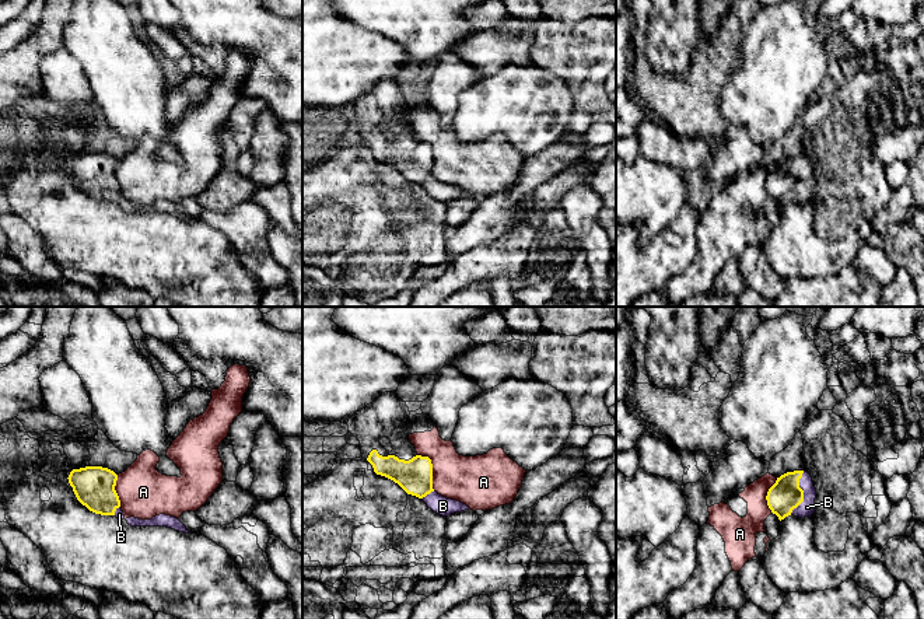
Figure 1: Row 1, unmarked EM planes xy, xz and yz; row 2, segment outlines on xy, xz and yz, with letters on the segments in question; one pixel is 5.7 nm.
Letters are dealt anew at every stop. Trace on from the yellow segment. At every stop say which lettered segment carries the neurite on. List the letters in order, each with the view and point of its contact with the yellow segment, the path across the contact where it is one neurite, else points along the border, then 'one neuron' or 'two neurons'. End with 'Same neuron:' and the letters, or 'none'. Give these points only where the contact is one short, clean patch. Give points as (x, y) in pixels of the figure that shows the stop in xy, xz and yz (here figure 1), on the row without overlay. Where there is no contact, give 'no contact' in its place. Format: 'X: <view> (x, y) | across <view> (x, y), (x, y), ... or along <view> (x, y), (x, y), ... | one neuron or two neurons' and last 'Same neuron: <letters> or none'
A: xz (431, 156) | along xz (417, 140), (426, 142), (430, 146), (431, 174), (434, 177) | two neurons
B: yz (802, 179) | across yz (786, 181), (802, 179), (802, 189), (807, 193) | one neuron
Same neuron: B

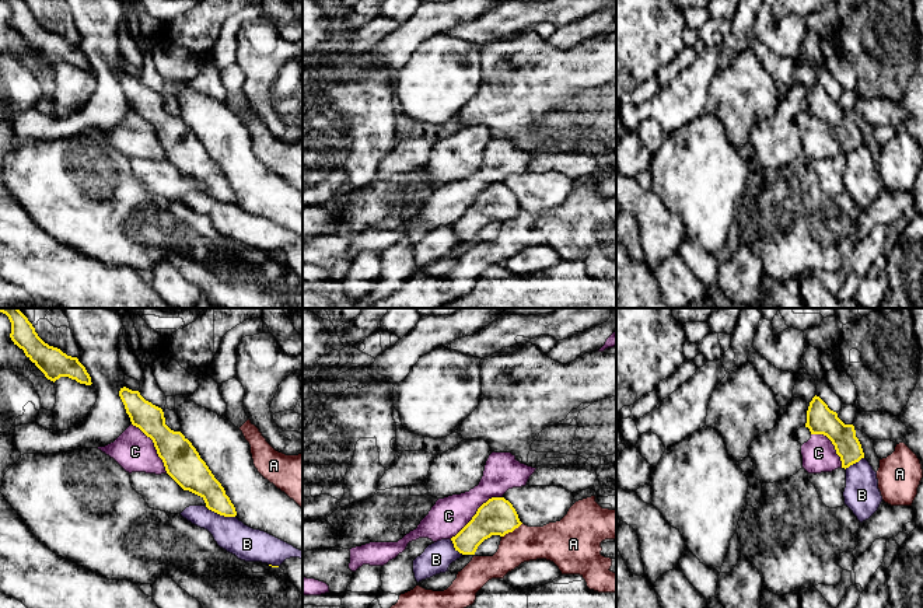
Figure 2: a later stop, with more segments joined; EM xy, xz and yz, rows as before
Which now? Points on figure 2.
A: xz (511, 217) | two neurons
B: xy (220, 201) | two neurons
C: xz (476, 199) | two neurons
Same neuron: none

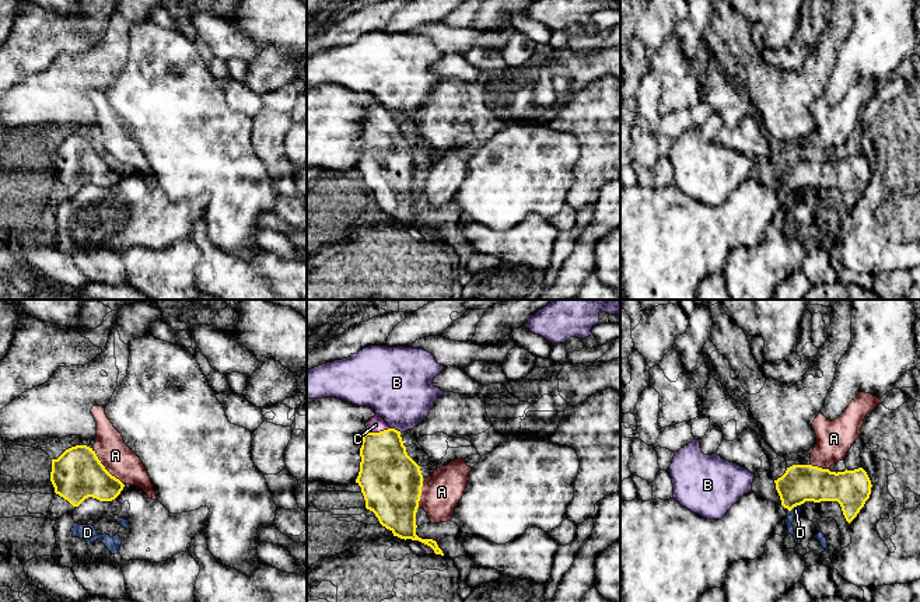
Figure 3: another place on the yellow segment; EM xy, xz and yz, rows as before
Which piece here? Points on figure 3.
A: xy (109, 160) | along xy (98, 146), (123, 171) | two neurons
B: xz (396, 116) | along xz (391, 114), (401, 118) | two neurons
C: xz (380, 118) | across xz (387, 160), (380, 118), (375, 111) | one neuron
D: yz (796, 192) | two neurons
Same neuron: C

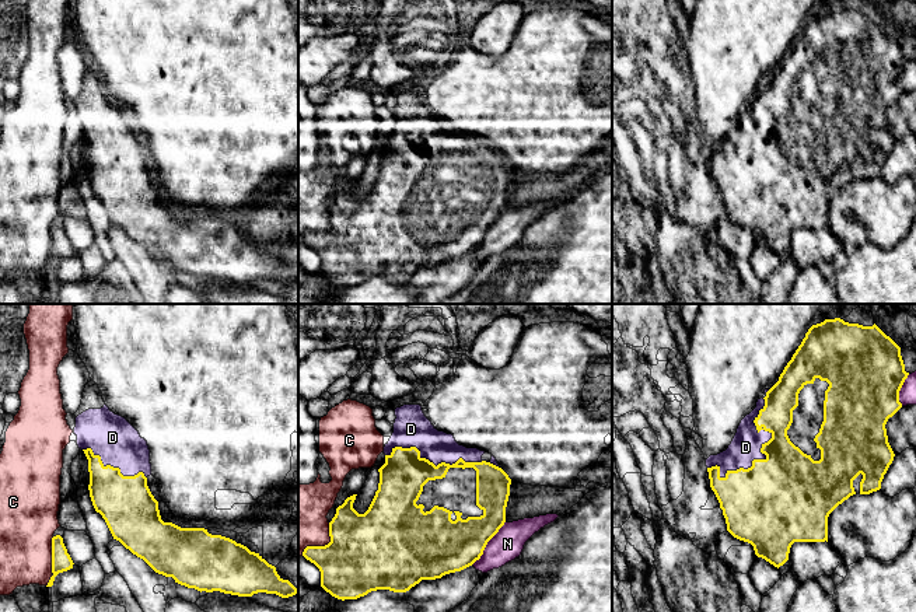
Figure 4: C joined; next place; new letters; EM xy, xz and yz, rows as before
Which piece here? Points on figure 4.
C: xy (52, 241) | two neurons
D: yz (762, 133) | one neuron
N: xz (486, 230) | two neurons
Same neuron: D

